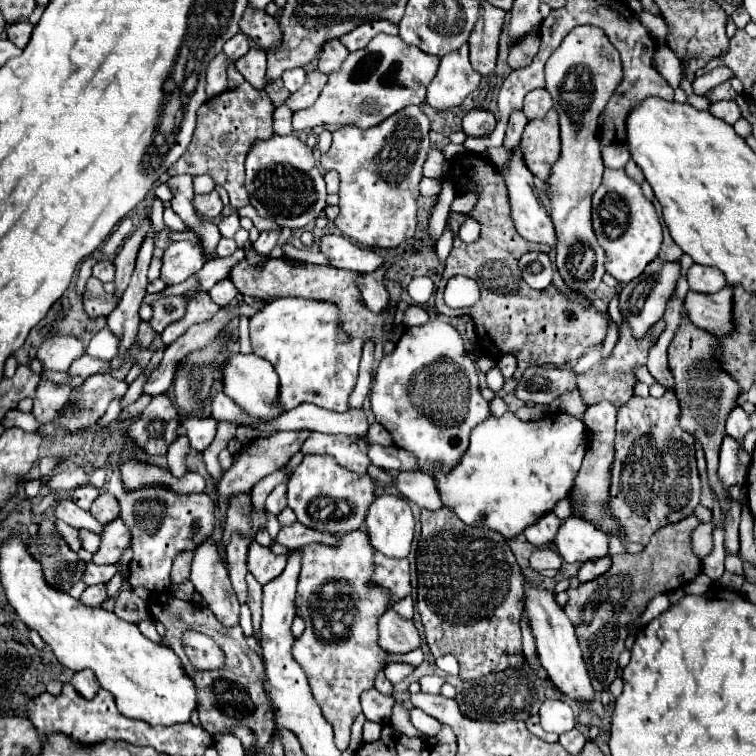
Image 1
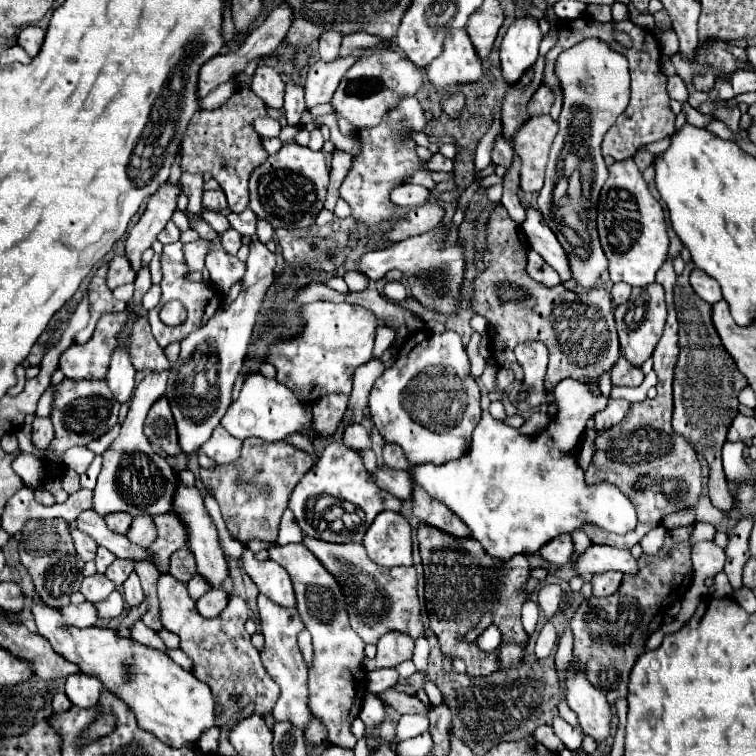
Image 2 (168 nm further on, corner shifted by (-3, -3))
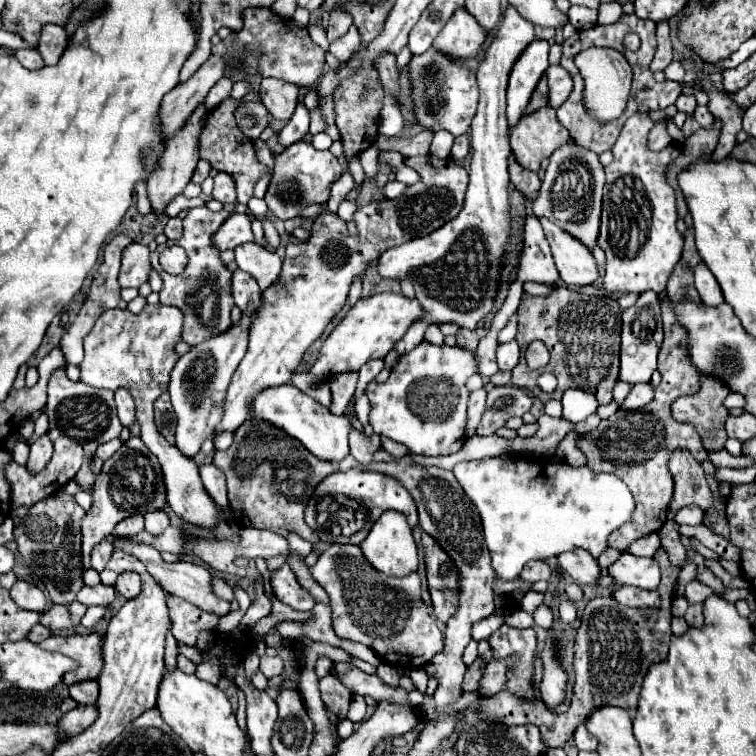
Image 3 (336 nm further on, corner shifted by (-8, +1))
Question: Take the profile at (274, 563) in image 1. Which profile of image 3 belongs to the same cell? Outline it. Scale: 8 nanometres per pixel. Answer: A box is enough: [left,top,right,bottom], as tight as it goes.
[271,565,315,611]

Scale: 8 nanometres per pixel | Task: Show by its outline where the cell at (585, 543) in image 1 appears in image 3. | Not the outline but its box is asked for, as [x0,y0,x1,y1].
[609,553,661,591]

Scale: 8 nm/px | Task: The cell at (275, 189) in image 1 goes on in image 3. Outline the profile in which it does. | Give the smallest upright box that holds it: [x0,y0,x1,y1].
[265,141,345,221]

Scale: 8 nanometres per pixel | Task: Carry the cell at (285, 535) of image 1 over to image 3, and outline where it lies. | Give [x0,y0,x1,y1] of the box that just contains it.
[311,545,443,671]

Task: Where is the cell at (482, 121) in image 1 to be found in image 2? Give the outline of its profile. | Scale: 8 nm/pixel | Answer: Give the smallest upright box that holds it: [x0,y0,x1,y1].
[492,137,514,169]

